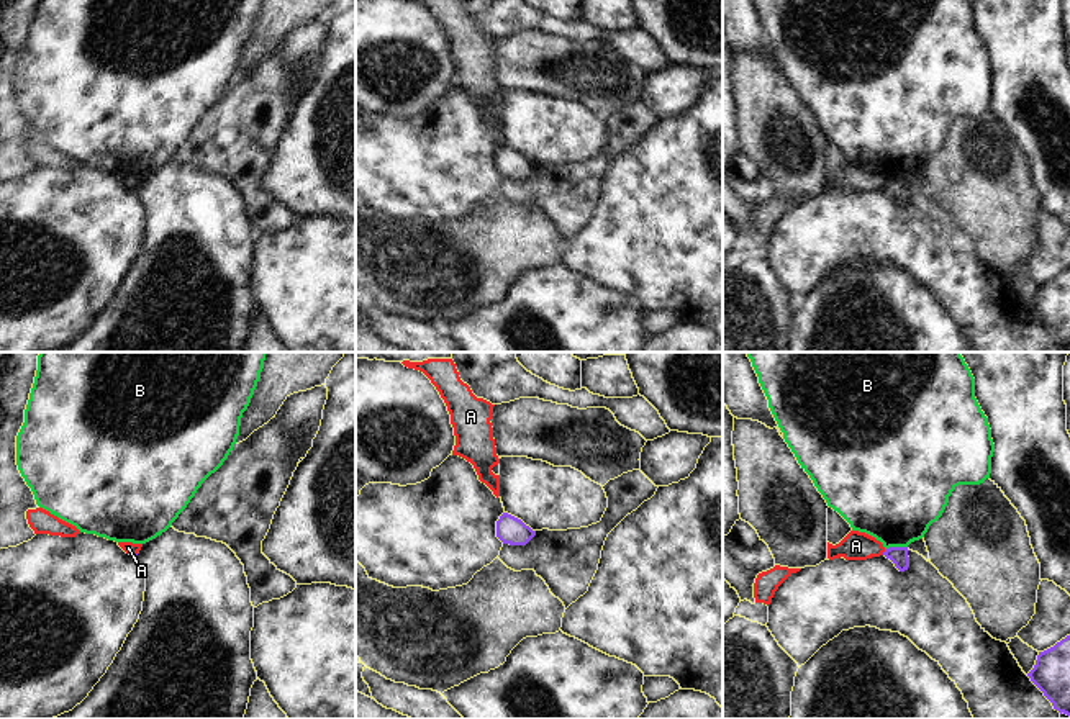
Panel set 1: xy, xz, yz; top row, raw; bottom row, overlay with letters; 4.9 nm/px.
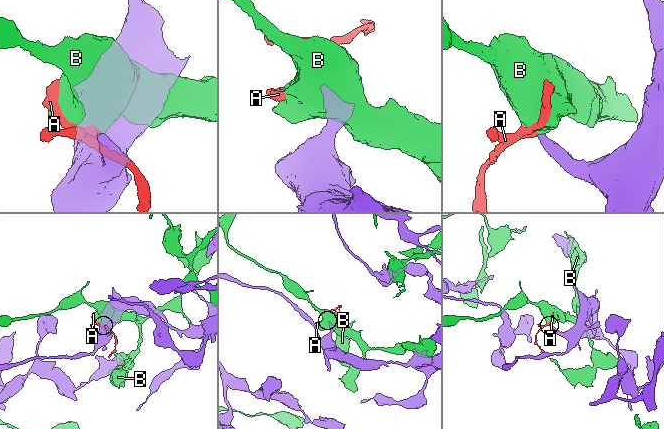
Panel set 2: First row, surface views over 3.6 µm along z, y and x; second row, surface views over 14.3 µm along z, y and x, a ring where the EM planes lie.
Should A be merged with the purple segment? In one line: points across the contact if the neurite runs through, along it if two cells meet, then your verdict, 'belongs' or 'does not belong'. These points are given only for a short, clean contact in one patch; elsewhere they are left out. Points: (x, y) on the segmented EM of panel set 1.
along yz (885, 549), (882, 554) | does not belong

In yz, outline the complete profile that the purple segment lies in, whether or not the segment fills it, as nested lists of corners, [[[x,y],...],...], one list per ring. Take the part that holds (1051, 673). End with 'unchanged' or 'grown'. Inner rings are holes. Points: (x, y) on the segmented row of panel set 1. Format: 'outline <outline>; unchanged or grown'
outline [[[1070,635],[1039,652],[1027,676],[1052,703],[1055,711],[1070,716]]]; unchanged

